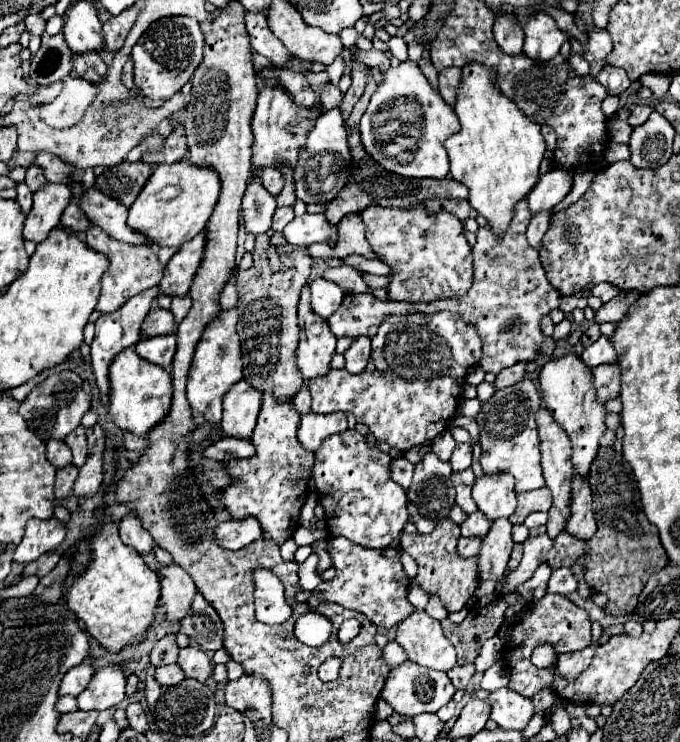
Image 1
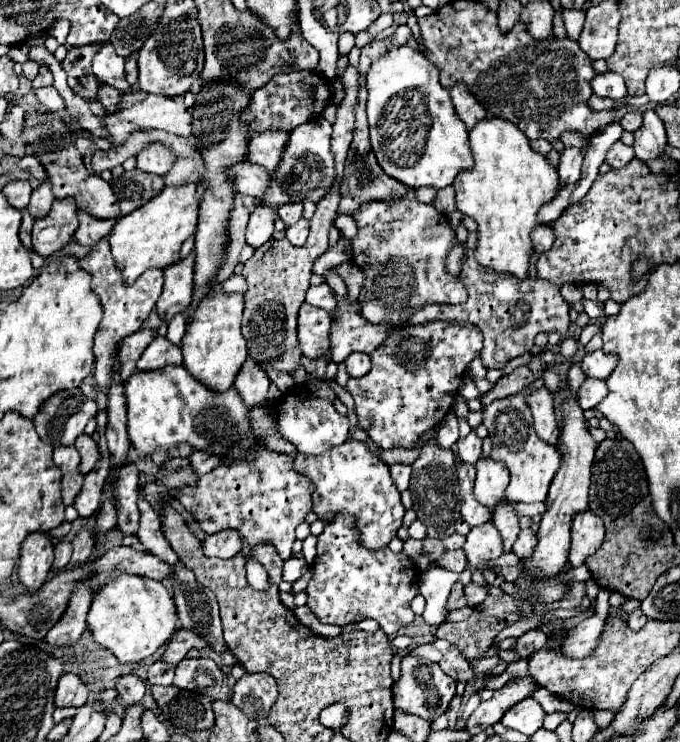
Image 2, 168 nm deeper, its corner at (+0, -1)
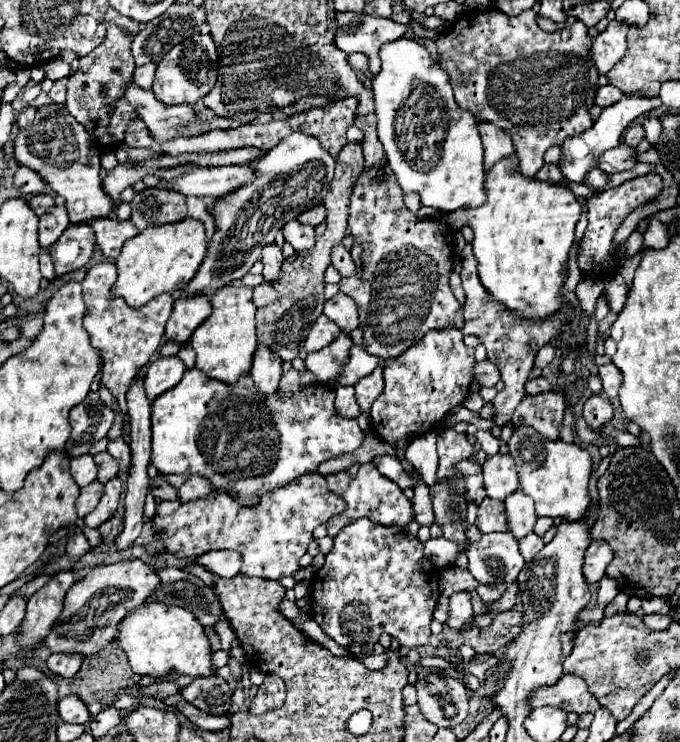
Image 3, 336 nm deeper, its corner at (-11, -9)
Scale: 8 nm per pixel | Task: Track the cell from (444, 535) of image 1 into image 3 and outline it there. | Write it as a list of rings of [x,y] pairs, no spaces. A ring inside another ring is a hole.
[[[460,591],[450,597],[450,617],[448,617],[448,627],[460,629],[464,623],[468,623],[474,617],[472,613],[472,603],[470,603],[470,593]]]

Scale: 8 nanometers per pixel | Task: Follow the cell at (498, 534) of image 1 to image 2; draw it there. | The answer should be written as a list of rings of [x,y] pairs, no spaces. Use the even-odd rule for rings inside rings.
[[[505,501],[501,503],[495,511],[493,511],[493,517],[491,517],[493,525],[497,527],[501,539],[503,539],[503,551],[509,553],[513,543],[517,541],[517,535],[519,535],[519,519],[517,515],[513,513],[511,505]]]

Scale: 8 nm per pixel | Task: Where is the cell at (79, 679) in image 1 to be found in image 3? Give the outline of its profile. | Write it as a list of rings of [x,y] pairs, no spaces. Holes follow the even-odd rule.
[[[68,695],[58,703],[58,715],[64,723],[78,723],[84,725],[90,721],[90,713],[80,697]]]

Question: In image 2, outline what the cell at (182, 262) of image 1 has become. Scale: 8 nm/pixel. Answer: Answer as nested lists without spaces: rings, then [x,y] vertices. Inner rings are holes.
[[[185,257],[173,265],[169,265],[165,271],[165,285],[163,293],[157,301],[157,313],[159,317],[171,321],[175,313],[181,313],[191,303],[193,293],[193,257]]]

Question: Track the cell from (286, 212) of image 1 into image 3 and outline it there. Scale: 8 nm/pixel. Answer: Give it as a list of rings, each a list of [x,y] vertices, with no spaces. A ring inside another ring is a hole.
[[[316,205],[316,207],[304,211],[304,213],[298,217],[300,223],[308,223],[308,225],[312,225],[312,227],[320,225],[324,219],[326,219],[326,207],[324,207],[324,205]]]

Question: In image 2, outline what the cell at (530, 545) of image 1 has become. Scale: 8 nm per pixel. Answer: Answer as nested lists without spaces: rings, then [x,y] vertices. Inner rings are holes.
[[[523,529],[513,545],[513,553],[519,555],[521,559],[525,559],[533,553],[533,547],[537,547],[537,535],[531,529]]]

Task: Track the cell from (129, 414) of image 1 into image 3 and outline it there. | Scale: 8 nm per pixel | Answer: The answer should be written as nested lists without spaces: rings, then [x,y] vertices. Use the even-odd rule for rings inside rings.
[[[188,369],[182,377],[182,381],[178,383],[178,387],[162,393],[154,403],[152,403],[152,463],[156,465],[158,471],[162,471],[164,475],[166,473],[184,473],[184,475],[200,475],[204,479],[210,481],[212,489],[214,491],[224,491],[224,493],[230,493],[234,495],[238,501],[256,501],[260,499],[262,495],[266,495],[268,491],[276,489],[276,487],[284,487],[288,485],[288,481],[296,481],[300,479],[302,475],[308,475],[308,473],[314,473],[314,469],[328,461],[328,459],[334,459],[334,457],[340,457],[340,455],[346,455],[346,453],[352,453],[354,449],[358,449],[364,441],[364,433],[360,431],[358,427],[358,421],[356,419],[346,419],[346,417],[340,417],[334,409],[334,389],[328,387],[328,385],[322,385],[322,383],[316,383],[316,385],[308,385],[296,393],[280,393],[276,391],[274,395],[262,395],[260,391],[256,391],[254,383],[252,383],[252,377],[250,375],[242,375],[238,379],[238,383],[234,385],[228,385],[228,383],[220,383],[220,381],[214,381],[210,379],[208,375],[204,375],[200,369]]]

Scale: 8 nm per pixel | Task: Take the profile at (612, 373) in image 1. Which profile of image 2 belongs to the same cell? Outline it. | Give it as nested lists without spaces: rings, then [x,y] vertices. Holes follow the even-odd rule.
[[[587,377],[585,383],[579,389],[579,403],[583,409],[591,409],[597,407],[599,401],[607,395],[607,385],[601,379],[591,379]]]

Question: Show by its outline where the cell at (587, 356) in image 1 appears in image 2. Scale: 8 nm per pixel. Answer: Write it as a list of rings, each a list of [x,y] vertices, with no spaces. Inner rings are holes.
[[[597,349],[593,353],[587,353],[581,361],[583,371],[587,377],[595,377],[595,379],[607,379],[609,373],[613,371],[613,367],[617,365],[617,357],[613,353],[605,353],[603,349]]]

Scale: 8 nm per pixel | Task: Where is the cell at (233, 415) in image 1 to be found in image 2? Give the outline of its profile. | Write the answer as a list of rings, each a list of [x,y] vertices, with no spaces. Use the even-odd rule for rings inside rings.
[[[247,359],[235,379],[235,389],[239,393],[239,397],[243,399],[243,403],[253,409],[265,403],[267,399],[267,391],[269,391],[269,377],[257,367],[257,363],[253,359]]]

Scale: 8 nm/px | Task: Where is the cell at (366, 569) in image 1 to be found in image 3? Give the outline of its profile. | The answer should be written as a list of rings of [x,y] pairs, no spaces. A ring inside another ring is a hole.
[[[358,519],[338,533],[326,563],[314,573],[308,615],[354,657],[372,655],[382,633],[394,637],[402,647],[420,647],[430,641],[438,579],[440,569],[426,559],[418,537]]]

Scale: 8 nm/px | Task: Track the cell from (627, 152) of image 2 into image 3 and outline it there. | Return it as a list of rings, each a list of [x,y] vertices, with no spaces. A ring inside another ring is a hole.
[[[626,143],[604,151],[604,155],[600,155],[600,165],[598,169],[612,175],[612,173],[622,173],[622,171],[630,171],[636,165],[636,159],[632,157],[634,149],[628,147]]]

